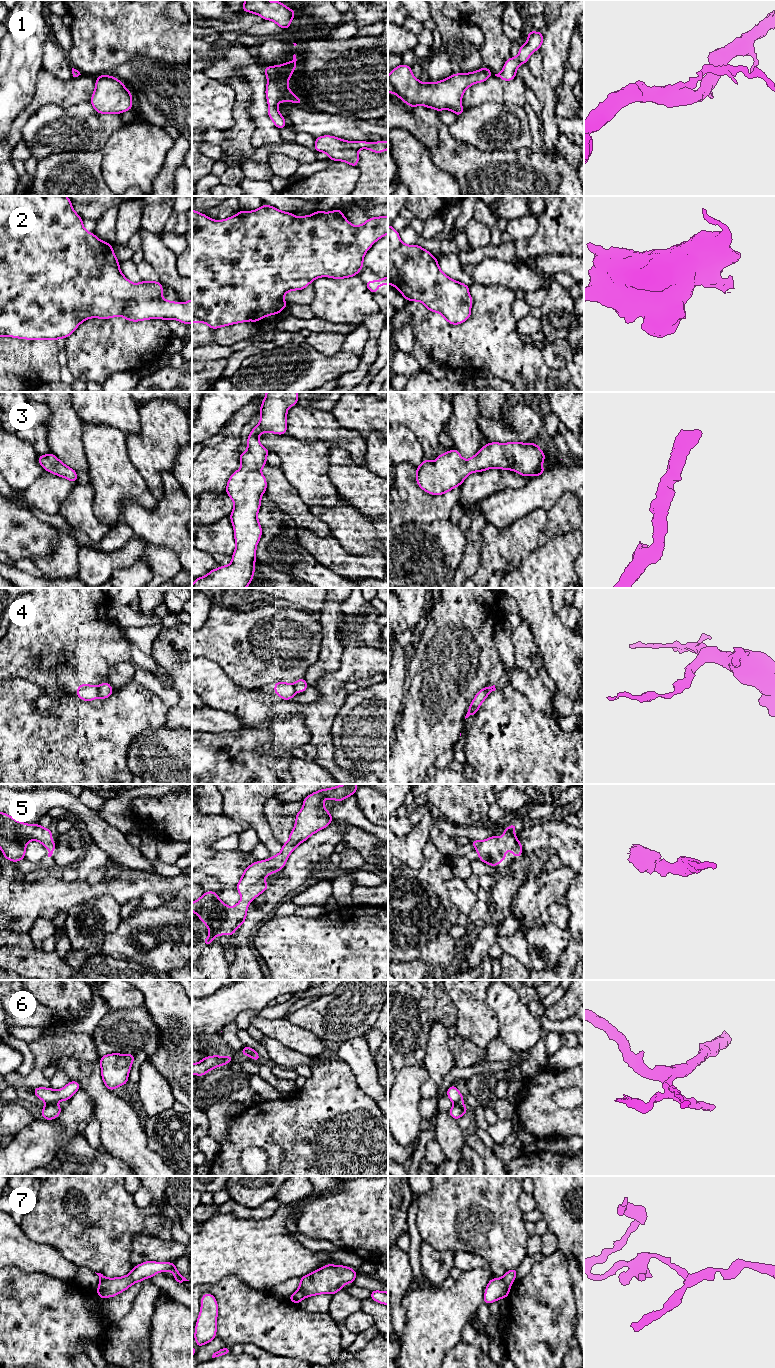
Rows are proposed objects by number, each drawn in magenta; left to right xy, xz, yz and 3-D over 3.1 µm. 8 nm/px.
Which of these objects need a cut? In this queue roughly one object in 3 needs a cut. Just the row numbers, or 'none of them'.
4, 6, 7

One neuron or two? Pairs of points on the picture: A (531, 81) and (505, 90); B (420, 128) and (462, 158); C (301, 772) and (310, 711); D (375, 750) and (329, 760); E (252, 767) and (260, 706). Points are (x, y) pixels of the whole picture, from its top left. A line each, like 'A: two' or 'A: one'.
A: two
B: two
C: two
D: two
E: two

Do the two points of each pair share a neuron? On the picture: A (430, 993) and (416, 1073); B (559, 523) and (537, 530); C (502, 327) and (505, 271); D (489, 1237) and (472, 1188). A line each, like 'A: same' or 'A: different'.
A: different
B: same
C: different
D: same

